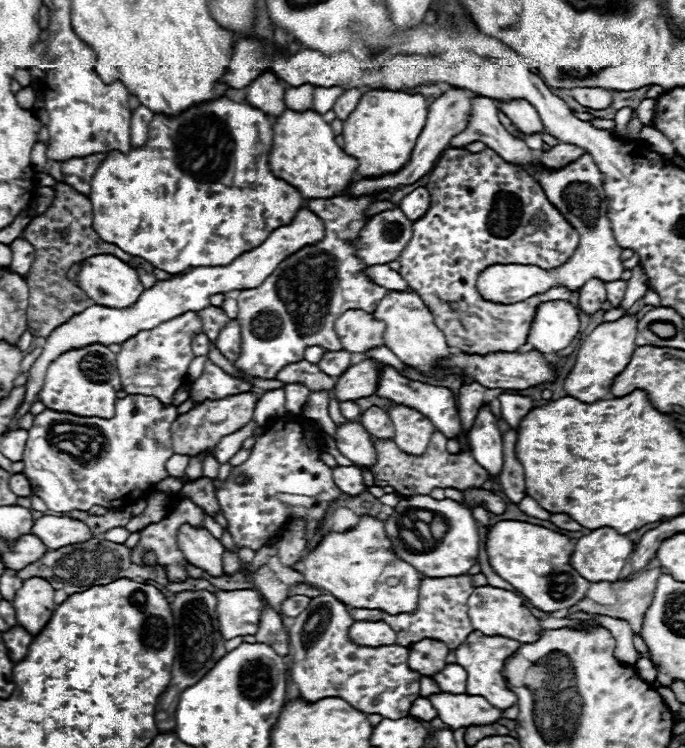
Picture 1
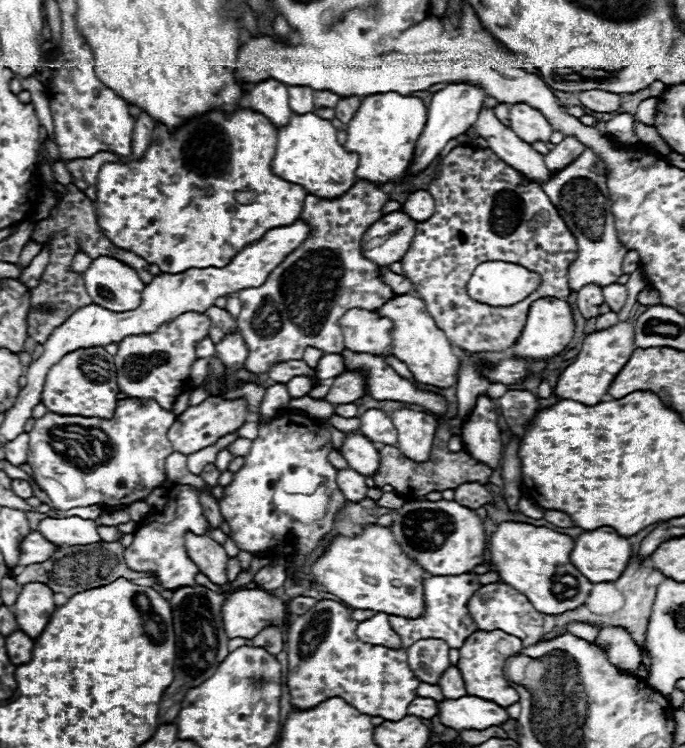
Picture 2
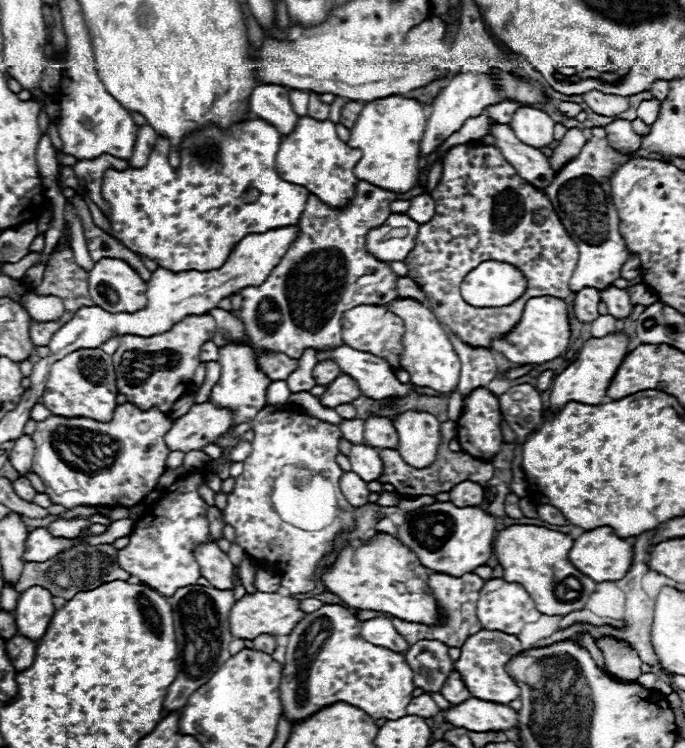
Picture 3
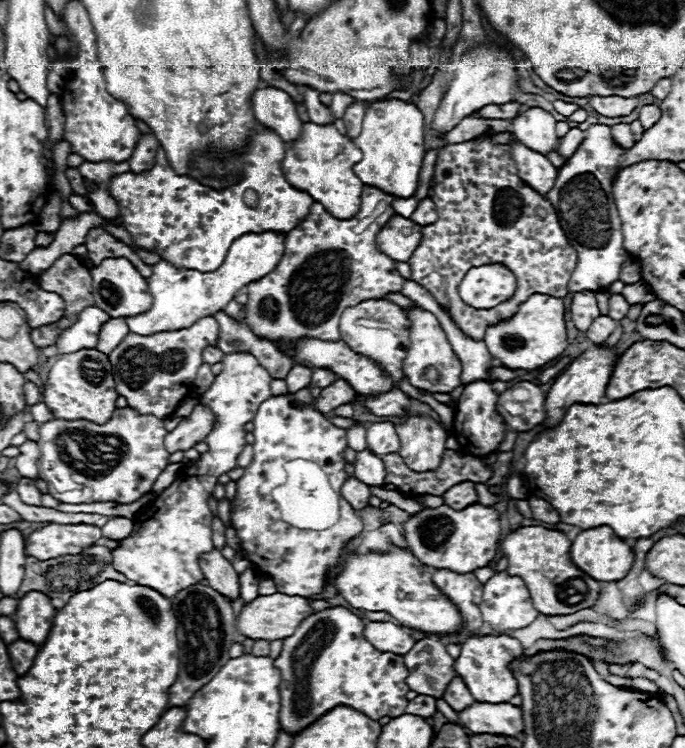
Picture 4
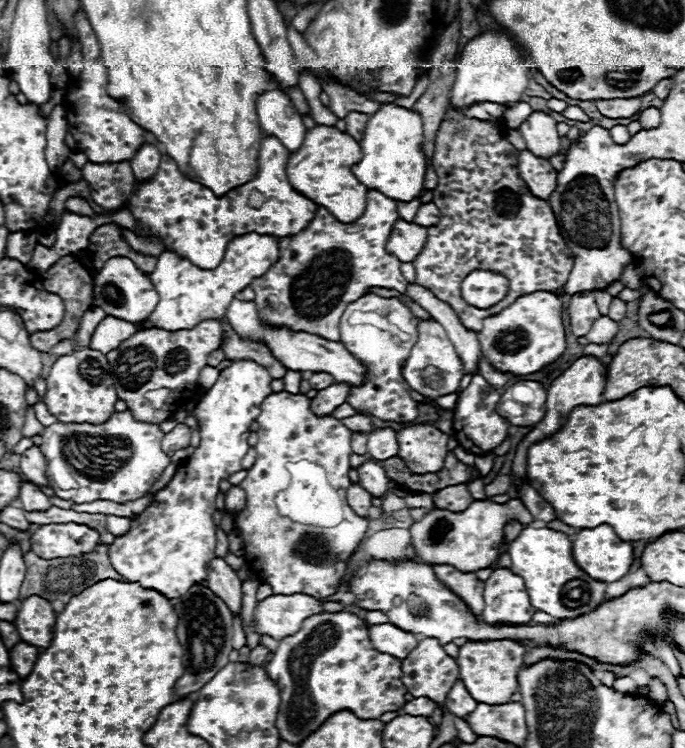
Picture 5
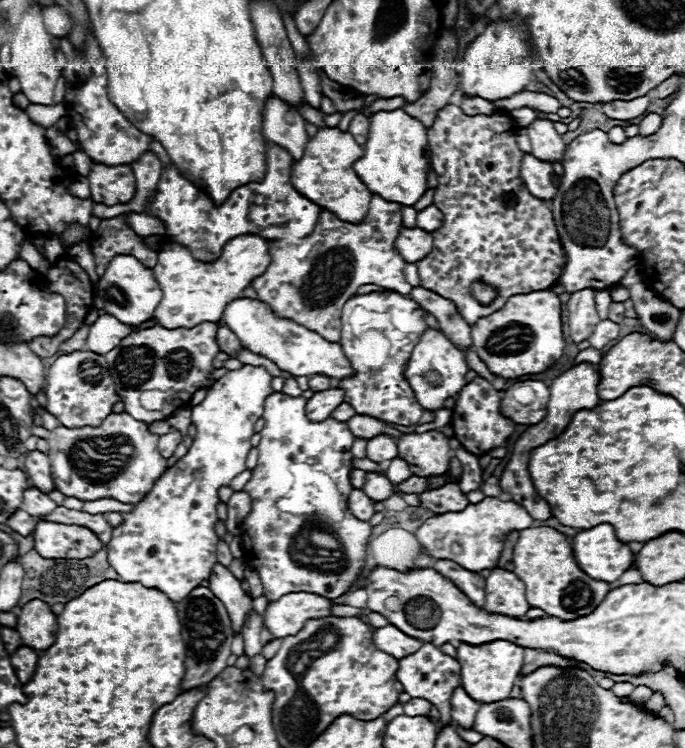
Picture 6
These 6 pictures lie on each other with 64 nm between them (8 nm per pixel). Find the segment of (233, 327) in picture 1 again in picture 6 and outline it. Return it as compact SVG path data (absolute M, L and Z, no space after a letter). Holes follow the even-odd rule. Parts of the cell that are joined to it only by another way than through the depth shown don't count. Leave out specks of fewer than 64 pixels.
M244 364L238 370L230 370L220 380L216 380L206 398L192 408L192 422L198 430L192 448L184 458L180 458L170 470L154 482L150 494L136 506L134 512L122 514L124 524L112 530L112 540L108 542L108 562L114 566L116 574L122 582L140 582L146 588L162 590L170 600L182 600L194 586L200 586L202 580L208 580L212 566L216 562L216 542L218 536L214 532L214 524L218 520L216 504L218 504L218 488L230 484L230 480L244 472L248 450L252 448L250 438L254 434L254 422L262 416L264 400L274 390L270 386L272 376L262 366Z

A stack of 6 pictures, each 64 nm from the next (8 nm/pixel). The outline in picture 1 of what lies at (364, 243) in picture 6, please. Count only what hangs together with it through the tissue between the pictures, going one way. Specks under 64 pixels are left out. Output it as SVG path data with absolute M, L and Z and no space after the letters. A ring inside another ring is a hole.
M374 194L366 198L332 196L314 198L306 204L326 226L326 238L318 246L306 246L292 254L270 274L260 286L238 292L238 320L242 326L242 354L234 368L250 378L272 380L284 366L304 360L308 346L340 350L342 344L334 332L334 320L346 310L356 308L374 312L386 288L364 276L368 268L356 258L354 240L368 222L364 210L374 202Z

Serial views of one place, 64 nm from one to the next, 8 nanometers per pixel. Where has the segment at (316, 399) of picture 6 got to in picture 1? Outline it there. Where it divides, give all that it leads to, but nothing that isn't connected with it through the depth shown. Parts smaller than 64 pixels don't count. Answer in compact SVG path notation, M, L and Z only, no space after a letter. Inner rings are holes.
M374 358L362 360L358 364L350 366L350 370L346 370L346 374L342 374L342 378L336 380L338 390L334 390L332 396L338 398L340 402L372 396L378 388L378 380L380 380L378 360L374 360Z

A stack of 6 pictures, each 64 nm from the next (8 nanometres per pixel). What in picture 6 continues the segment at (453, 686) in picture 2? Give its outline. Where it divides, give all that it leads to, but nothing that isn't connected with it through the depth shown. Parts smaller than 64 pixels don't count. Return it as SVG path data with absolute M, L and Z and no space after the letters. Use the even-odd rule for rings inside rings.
M462 686L454 688L454 694L450 698L450 708L452 708L452 720L464 728L472 728L474 724L474 714L478 712L480 702L472 700Z

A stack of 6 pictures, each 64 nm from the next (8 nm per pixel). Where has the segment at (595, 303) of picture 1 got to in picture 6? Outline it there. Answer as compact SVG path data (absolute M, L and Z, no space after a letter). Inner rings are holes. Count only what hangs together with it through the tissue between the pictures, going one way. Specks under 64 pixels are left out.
M578 290L570 294L570 300L566 304L568 308L568 326L570 326L570 338L578 344L582 340L588 340L594 326L600 322L596 304L594 304L594 290Z

